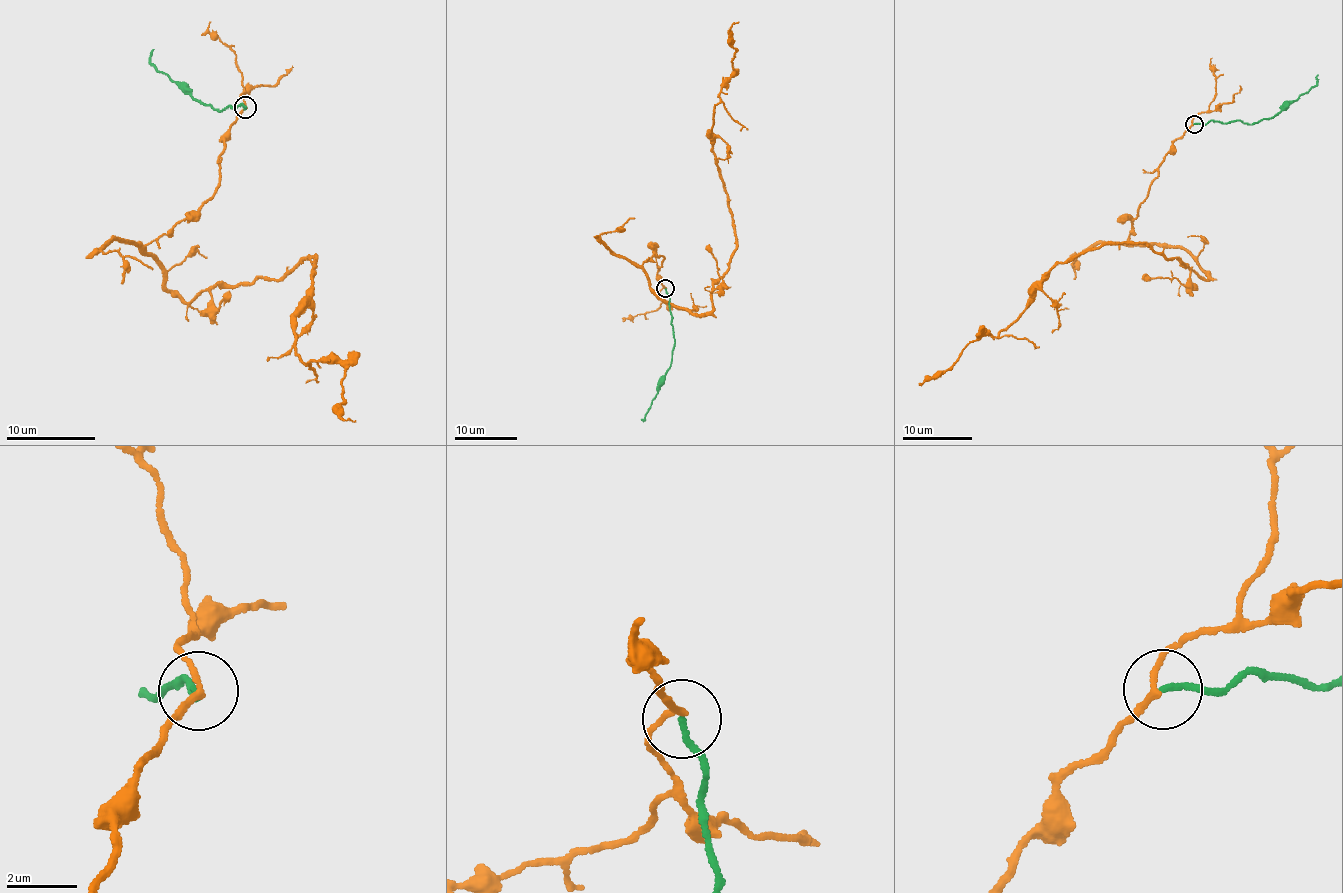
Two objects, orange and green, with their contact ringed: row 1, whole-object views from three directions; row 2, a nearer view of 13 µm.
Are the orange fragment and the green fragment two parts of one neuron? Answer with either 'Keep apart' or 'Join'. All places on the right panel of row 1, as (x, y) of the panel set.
Join

